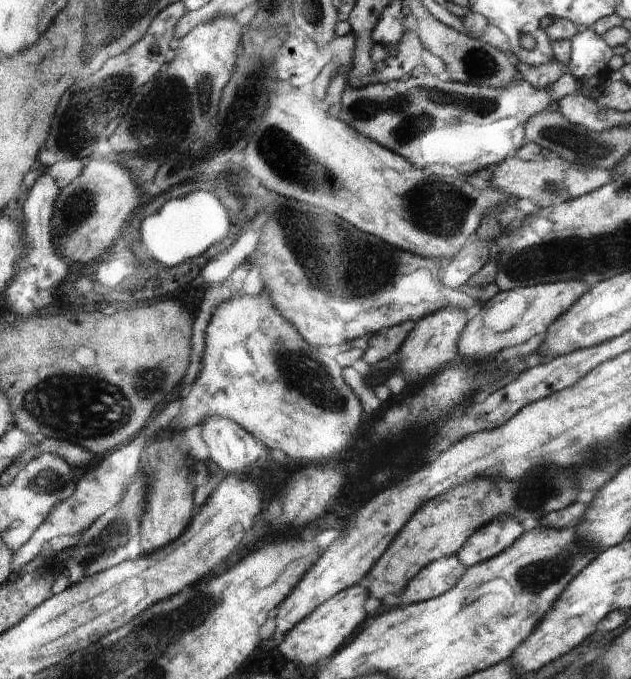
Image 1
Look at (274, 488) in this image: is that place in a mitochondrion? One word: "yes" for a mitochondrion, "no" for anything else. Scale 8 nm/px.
no

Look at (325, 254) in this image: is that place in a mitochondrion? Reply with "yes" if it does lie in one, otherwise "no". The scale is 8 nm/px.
yes

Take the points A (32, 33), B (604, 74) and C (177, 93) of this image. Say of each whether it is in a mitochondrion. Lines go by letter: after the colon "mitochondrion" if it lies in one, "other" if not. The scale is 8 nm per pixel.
A: other
B: other
C: mitochondrion

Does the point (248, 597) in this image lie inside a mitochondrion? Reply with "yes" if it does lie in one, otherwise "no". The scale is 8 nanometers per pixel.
no

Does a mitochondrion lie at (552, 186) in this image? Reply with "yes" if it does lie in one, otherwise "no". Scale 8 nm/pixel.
yes

